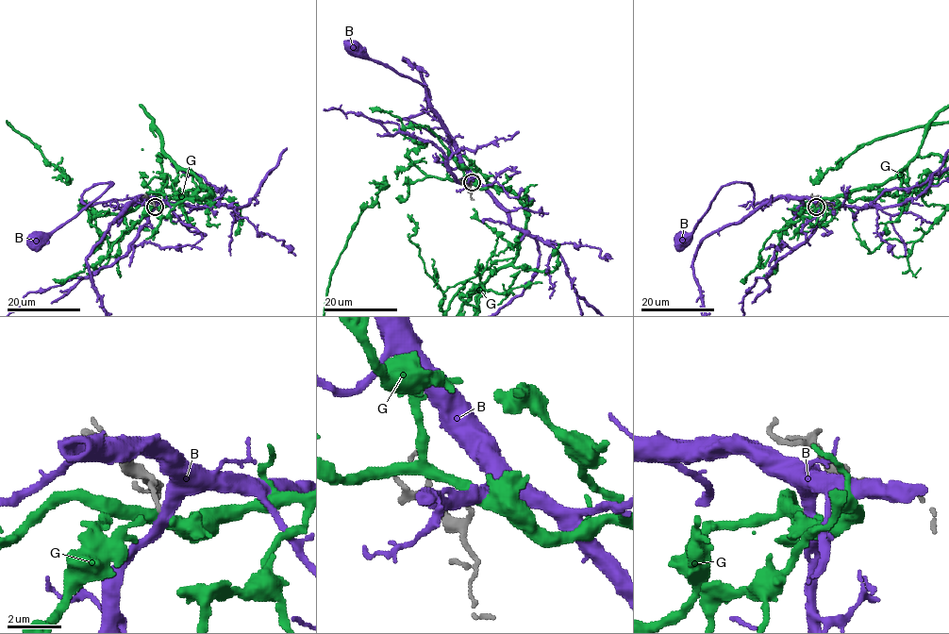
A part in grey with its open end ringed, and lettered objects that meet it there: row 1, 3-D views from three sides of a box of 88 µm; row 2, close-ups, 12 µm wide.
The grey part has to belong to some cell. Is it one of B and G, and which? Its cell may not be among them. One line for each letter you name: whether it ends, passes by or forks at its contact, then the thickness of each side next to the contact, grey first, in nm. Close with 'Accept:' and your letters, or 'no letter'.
Accept: no letter

